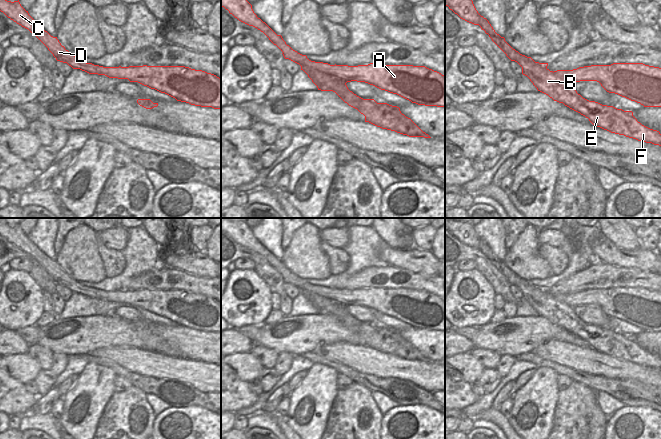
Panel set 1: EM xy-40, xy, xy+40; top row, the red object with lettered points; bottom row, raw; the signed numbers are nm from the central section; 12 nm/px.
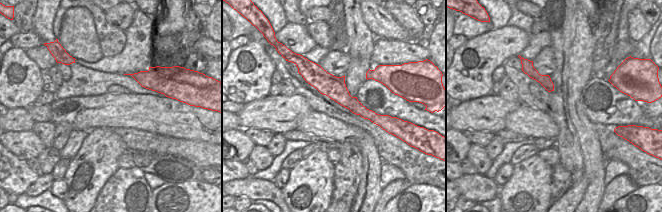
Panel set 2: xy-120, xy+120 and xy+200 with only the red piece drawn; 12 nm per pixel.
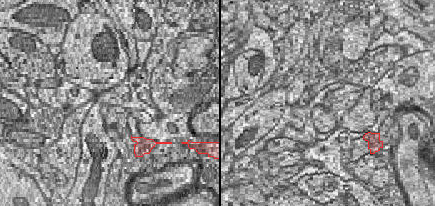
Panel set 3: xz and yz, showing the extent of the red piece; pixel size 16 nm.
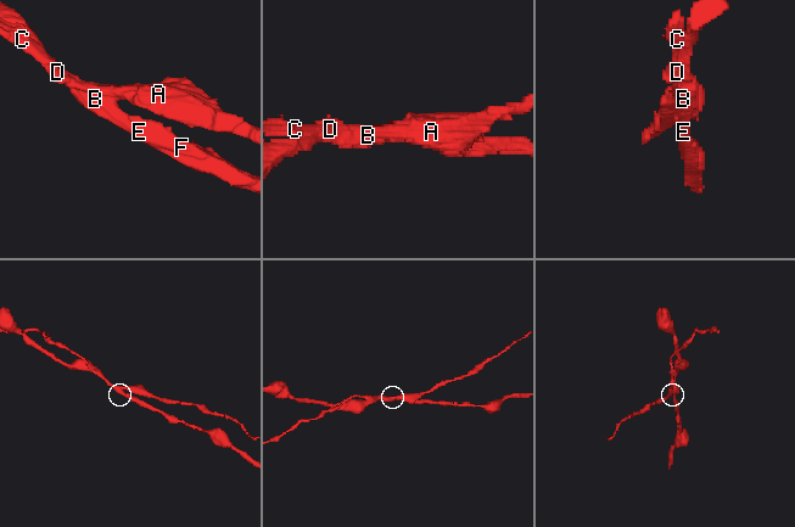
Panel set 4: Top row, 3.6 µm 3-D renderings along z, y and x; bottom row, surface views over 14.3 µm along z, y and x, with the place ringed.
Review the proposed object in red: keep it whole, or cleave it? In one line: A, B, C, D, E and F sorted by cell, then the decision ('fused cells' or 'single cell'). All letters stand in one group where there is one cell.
A C D / B E F | fused cells

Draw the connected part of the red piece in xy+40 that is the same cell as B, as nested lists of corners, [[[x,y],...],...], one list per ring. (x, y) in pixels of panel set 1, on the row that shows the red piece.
[[[481,16],[479,26],[511,61],[517,62],[522,67],[522,74],[530,79],[538,91],[585,116],[597,127],[641,142],[661,146],[660,132],[642,125],[633,116],[632,111],[624,111],[583,98],[577,93],[573,83],[557,76],[531,57],[522,55],[513,49],[495,32],[483,16]]]

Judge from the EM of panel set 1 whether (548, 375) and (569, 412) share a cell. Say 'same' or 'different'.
different

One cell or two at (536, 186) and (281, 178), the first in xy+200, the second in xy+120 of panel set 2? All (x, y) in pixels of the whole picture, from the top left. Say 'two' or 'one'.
two

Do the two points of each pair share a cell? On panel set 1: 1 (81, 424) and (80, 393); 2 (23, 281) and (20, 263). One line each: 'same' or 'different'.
1: same
2: different

